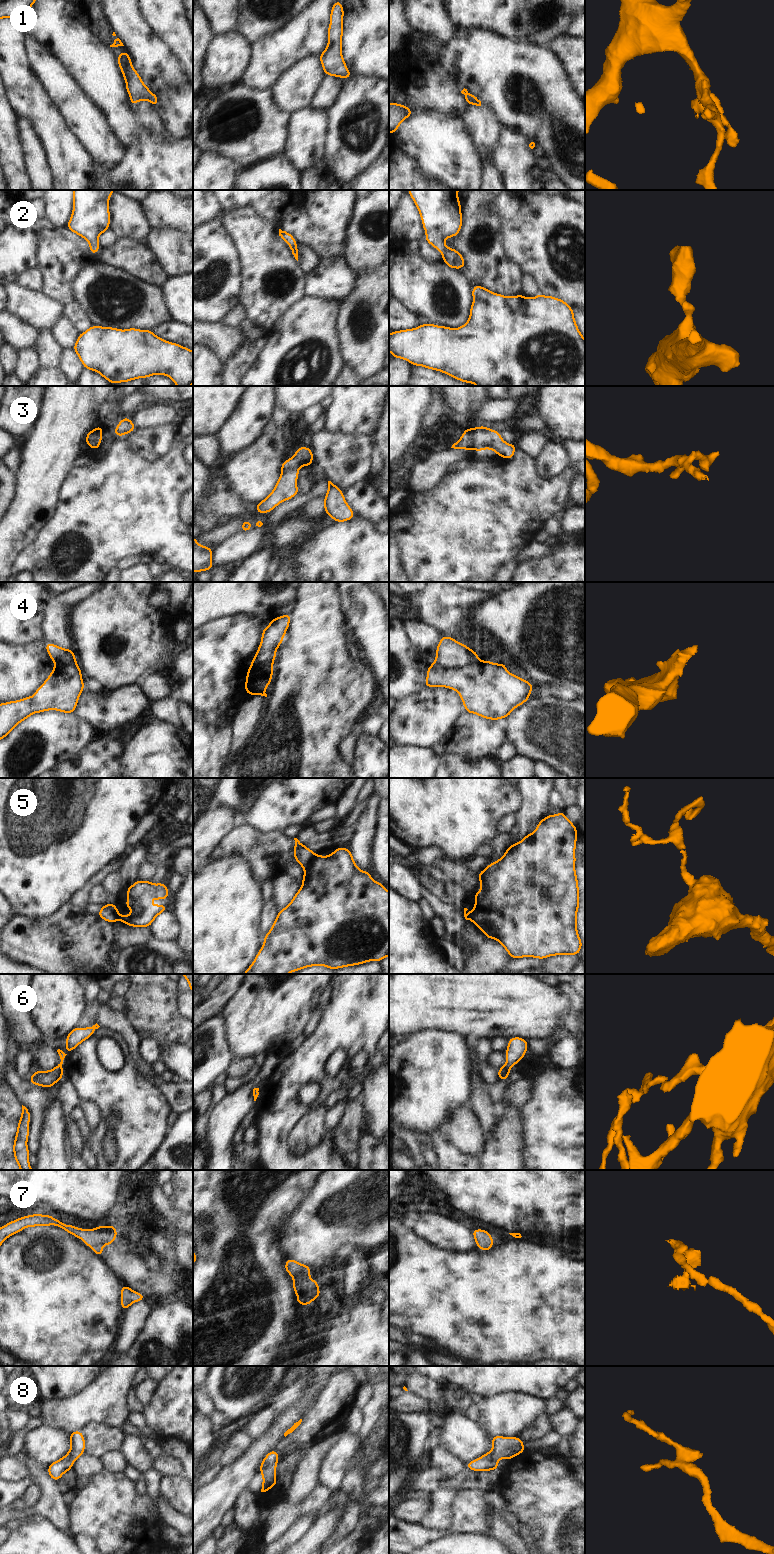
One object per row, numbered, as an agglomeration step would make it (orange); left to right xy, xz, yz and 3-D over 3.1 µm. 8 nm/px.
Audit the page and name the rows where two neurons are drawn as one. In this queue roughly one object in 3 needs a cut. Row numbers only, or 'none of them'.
4, 5

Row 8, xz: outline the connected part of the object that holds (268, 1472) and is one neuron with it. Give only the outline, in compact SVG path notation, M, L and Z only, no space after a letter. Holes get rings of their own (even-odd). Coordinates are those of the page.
M276 1450L270 1451L260 1463L260 1473L263 1477L261 1492L266 1492L277 1485L276 1465L279 1460L279 1453Z

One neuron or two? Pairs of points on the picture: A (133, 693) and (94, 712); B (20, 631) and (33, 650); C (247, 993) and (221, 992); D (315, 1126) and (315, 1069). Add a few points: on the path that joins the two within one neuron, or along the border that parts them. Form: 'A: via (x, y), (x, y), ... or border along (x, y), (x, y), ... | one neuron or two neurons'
A: via (123, 703), (117, 708), (104, 712) | one neuron
B: border along (41, 638), (23, 644), (10, 644) | two neurons
C: border along (241, 984), (220, 1011) | two neurons
D: border along (322, 1105), (305, 1113), (296, 1123) | two neurons

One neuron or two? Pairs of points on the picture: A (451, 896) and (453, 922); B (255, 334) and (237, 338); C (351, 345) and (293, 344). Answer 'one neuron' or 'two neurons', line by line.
A: two neurons
B: two neurons
C: two neurons

